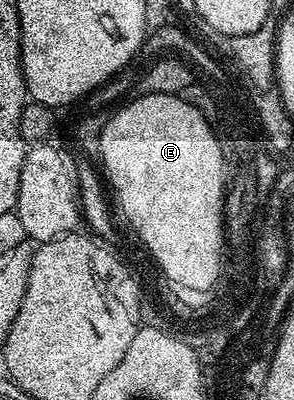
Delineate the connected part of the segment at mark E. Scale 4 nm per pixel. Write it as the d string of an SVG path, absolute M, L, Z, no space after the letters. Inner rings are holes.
M148 95L140 96L127 102L119 113L112 115L104 125L100 138L99 156L103 160L102 171L105 173L106 183L110 191L115 191L119 199L119 208L123 216L135 227L135 232L140 236L144 248L154 248L157 262L161 262L161 270L171 272L175 280L183 280L190 287L204 287L211 280L211 264L217 264L219 258L219 186L217 186L217 172L215 172L215 152L211 152L211 136L214 133L207 120L189 102L179 100L175 96Z

